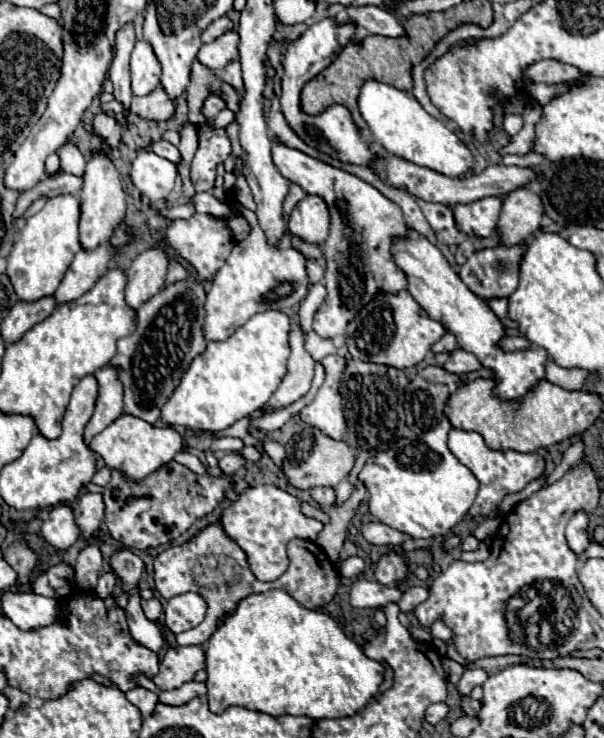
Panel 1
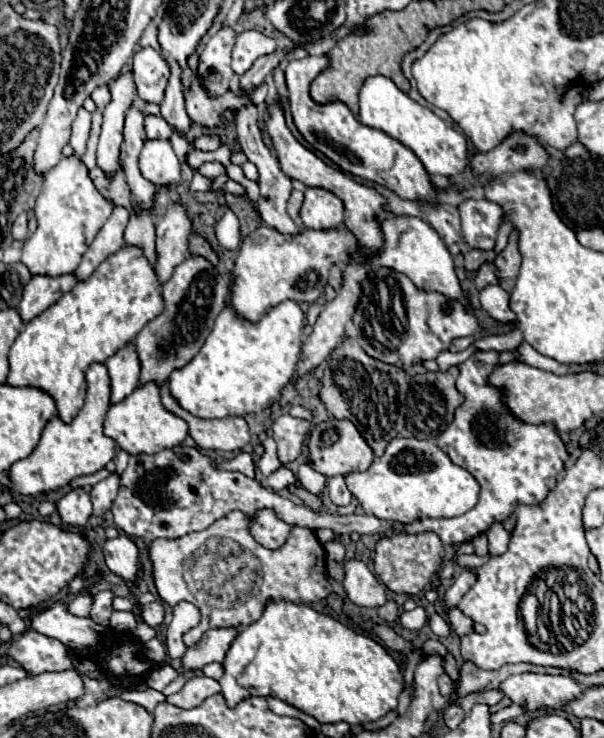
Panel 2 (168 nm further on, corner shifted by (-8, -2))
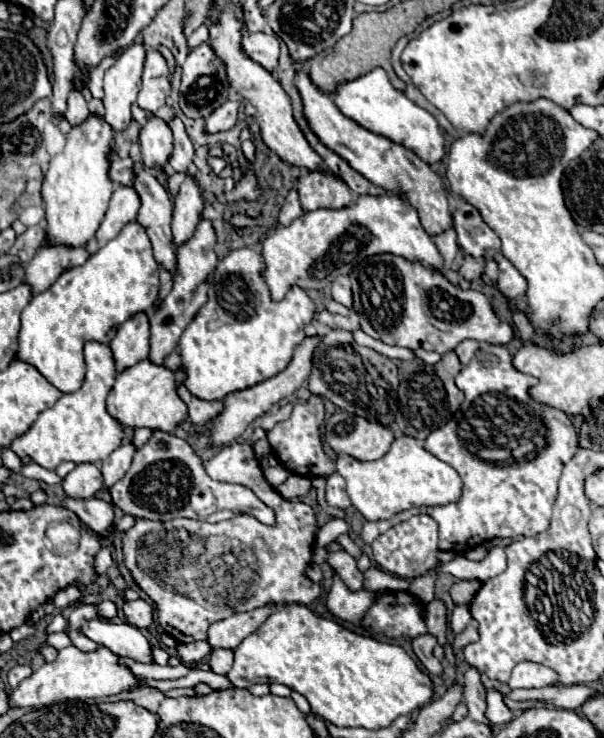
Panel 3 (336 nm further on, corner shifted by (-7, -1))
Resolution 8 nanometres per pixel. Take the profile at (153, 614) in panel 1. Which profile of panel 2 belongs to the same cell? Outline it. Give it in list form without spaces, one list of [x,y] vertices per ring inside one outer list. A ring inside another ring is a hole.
[[[150,602],[146,606],[142,606],[142,620],[150,626],[160,626],[162,620],[164,620],[164,606],[160,602]]]

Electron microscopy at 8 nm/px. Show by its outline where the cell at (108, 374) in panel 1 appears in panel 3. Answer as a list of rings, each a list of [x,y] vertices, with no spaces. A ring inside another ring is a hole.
[[[137,313],[133,319],[127,319],[117,335],[109,343],[117,371],[135,365],[141,359],[149,357],[149,317],[147,313]]]

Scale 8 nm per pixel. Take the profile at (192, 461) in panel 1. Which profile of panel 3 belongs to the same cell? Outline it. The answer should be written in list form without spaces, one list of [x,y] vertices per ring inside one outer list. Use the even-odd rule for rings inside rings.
[[[250,444],[227,445],[211,461],[207,461],[205,471],[212,479],[243,485],[251,489],[261,500],[266,500],[266,504],[273,506],[275,511],[273,527],[263,525],[261,521],[247,514],[235,515],[233,519],[221,523],[201,523],[195,519],[171,519],[165,523],[153,523],[151,519],[137,519],[137,523],[123,535],[123,563],[129,569],[133,581],[157,605],[159,625],[177,643],[193,643],[199,639],[207,639],[209,625],[227,619],[233,613],[251,611],[267,603],[307,605],[321,593],[321,587],[305,577],[305,567],[311,563],[311,551],[315,545],[315,511],[307,503],[283,499],[265,480],[263,469],[255,456]]]

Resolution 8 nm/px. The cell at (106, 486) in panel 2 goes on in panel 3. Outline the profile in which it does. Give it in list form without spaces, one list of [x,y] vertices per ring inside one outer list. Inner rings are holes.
[[[127,443],[117,447],[103,463],[101,463],[101,473],[103,473],[103,487],[111,487],[113,483],[117,483],[129,469],[131,459],[135,453],[135,445]]]

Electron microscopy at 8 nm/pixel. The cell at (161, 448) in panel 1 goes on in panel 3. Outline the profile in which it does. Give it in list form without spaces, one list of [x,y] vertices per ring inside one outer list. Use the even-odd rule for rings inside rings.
[[[143,359],[117,375],[107,397],[107,409],[125,427],[149,427],[167,433],[187,417],[187,407],[175,389],[175,373],[165,365],[149,363],[149,359]]]

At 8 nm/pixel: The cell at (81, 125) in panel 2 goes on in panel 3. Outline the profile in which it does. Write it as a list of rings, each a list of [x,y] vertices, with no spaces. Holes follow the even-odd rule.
[[[73,89],[69,93],[69,99],[67,99],[67,111],[65,111],[65,119],[71,123],[71,125],[79,125],[87,119],[89,115],[89,109],[87,109],[87,101],[85,97],[81,95],[81,91]]]

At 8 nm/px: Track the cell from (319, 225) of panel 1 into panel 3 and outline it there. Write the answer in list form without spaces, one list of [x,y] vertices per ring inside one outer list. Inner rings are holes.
[[[307,171],[297,183],[299,201],[303,211],[315,211],[319,207],[341,209],[351,203],[351,191],[343,179],[337,179],[325,171]]]

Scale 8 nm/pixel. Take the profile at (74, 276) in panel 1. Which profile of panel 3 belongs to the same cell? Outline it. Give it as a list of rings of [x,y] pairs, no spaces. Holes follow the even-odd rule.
[[[117,185],[111,195],[109,209],[105,213],[101,227],[97,229],[93,239],[89,239],[89,243],[85,245],[87,251],[95,253],[107,241],[117,237],[119,231],[123,229],[123,225],[127,225],[129,221],[133,221],[137,217],[139,207],[141,207],[141,199],[139,199],[137,191],[133,191],[133,187],[129,187],[129,185]]]

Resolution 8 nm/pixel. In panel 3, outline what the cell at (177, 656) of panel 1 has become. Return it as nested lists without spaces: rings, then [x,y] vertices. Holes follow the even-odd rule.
[[[265,605],[253,611],[231,615],[229,619],[217,621],[209,627],[209,643],[211,647],[235,649],[247,635],[251,635],[261,623],[275,611],[275,605]]]

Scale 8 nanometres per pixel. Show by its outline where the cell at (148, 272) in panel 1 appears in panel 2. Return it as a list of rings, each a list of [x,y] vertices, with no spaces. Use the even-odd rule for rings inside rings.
[[[178,204],[170,206],[170,210],[162,216],[156,218],[156,262],[154,262],[154,272],[158,276],[158,282],[164,284],[166,280],[170,280],[174,268],[178,264],[182,264],[182,260],[186,260],[188,256],[188,238],[190,238],[190,220],[186,216],[186,210]]]

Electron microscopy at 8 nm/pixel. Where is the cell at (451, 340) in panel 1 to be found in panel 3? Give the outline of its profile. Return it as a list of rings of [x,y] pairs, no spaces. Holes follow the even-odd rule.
[[[467,339],[467,341],[463,341],[463,343],[459,343],[459,345],[455,347],[455,353],[459,355],[459,361],[461,361],[463,365],[467,365],[467,363],[471,361],[471,357],[475,355],[477,349],[479,349],[479,343]]]

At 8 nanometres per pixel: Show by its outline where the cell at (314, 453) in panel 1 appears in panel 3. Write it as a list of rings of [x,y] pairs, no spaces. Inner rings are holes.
[[[339,411],[325,423],[325,439],[339,455],[345,453],[359,461],[375,461],[389,451],[395,433],[391,427],[381,427],[381,423]]]

